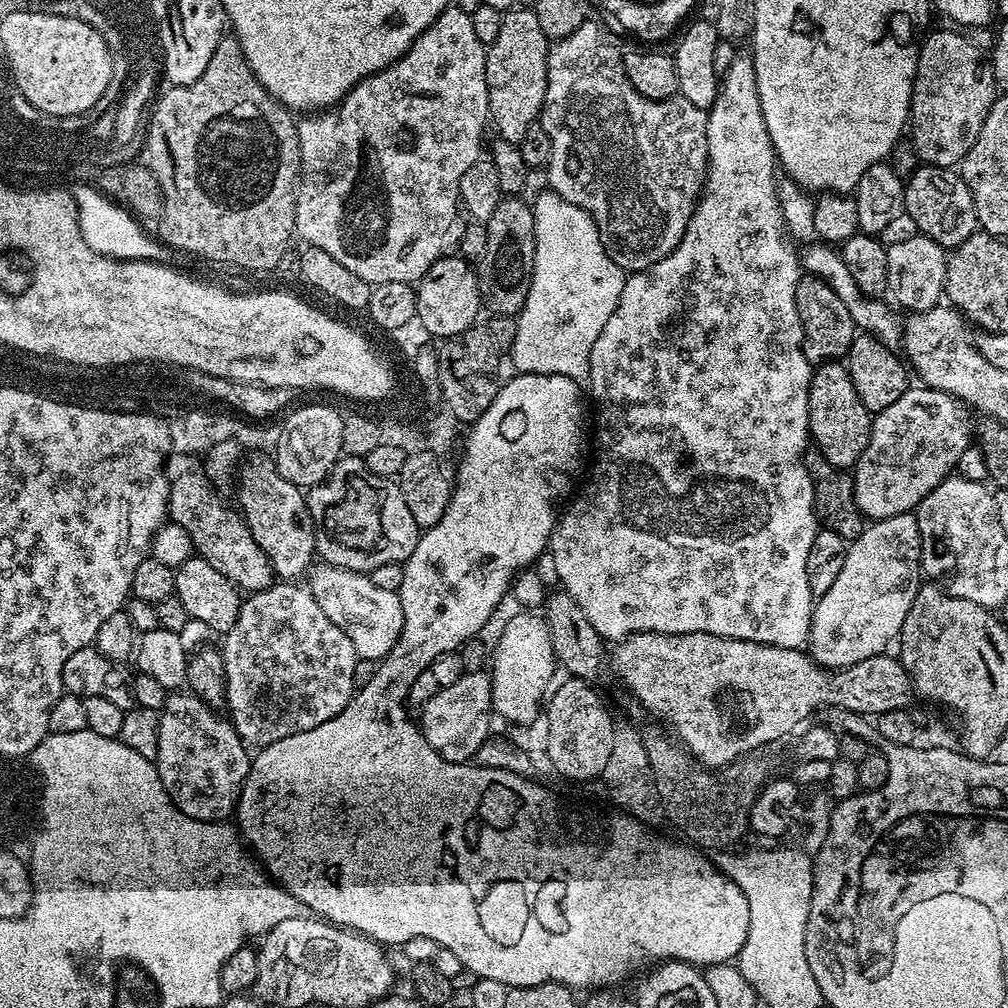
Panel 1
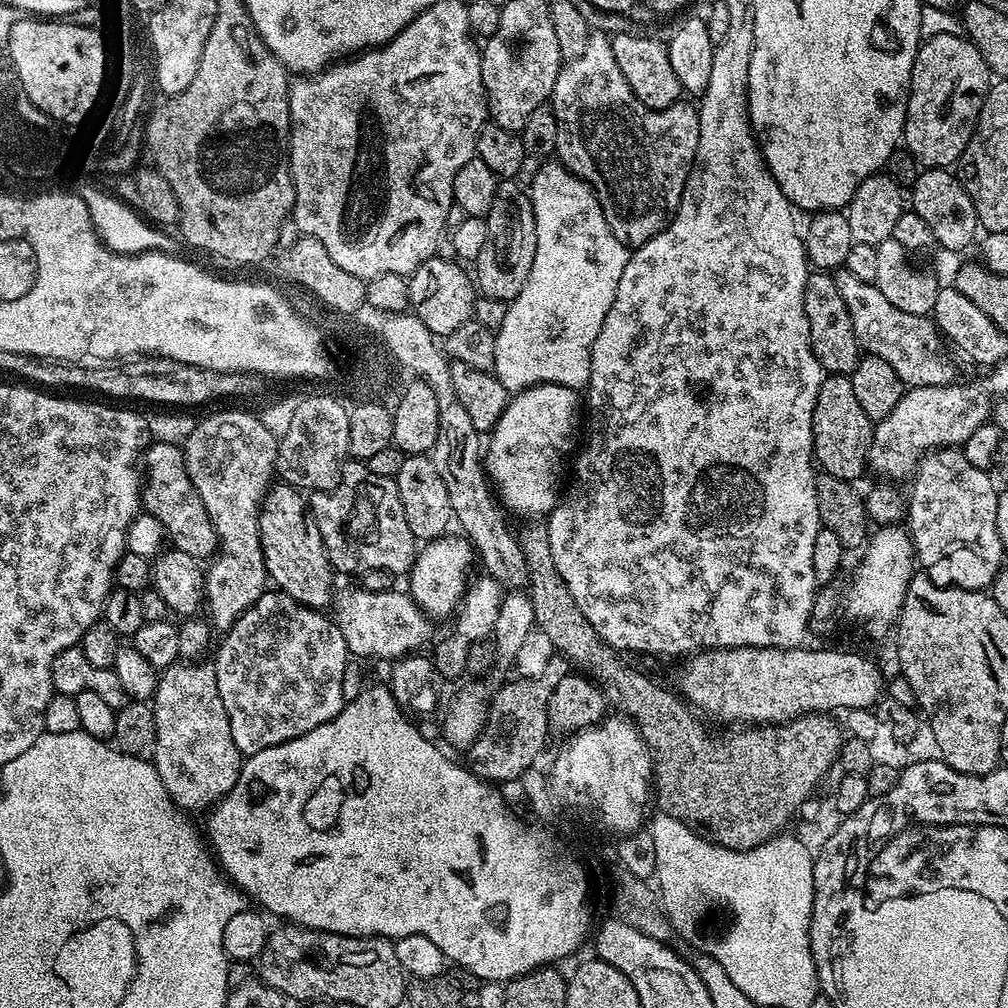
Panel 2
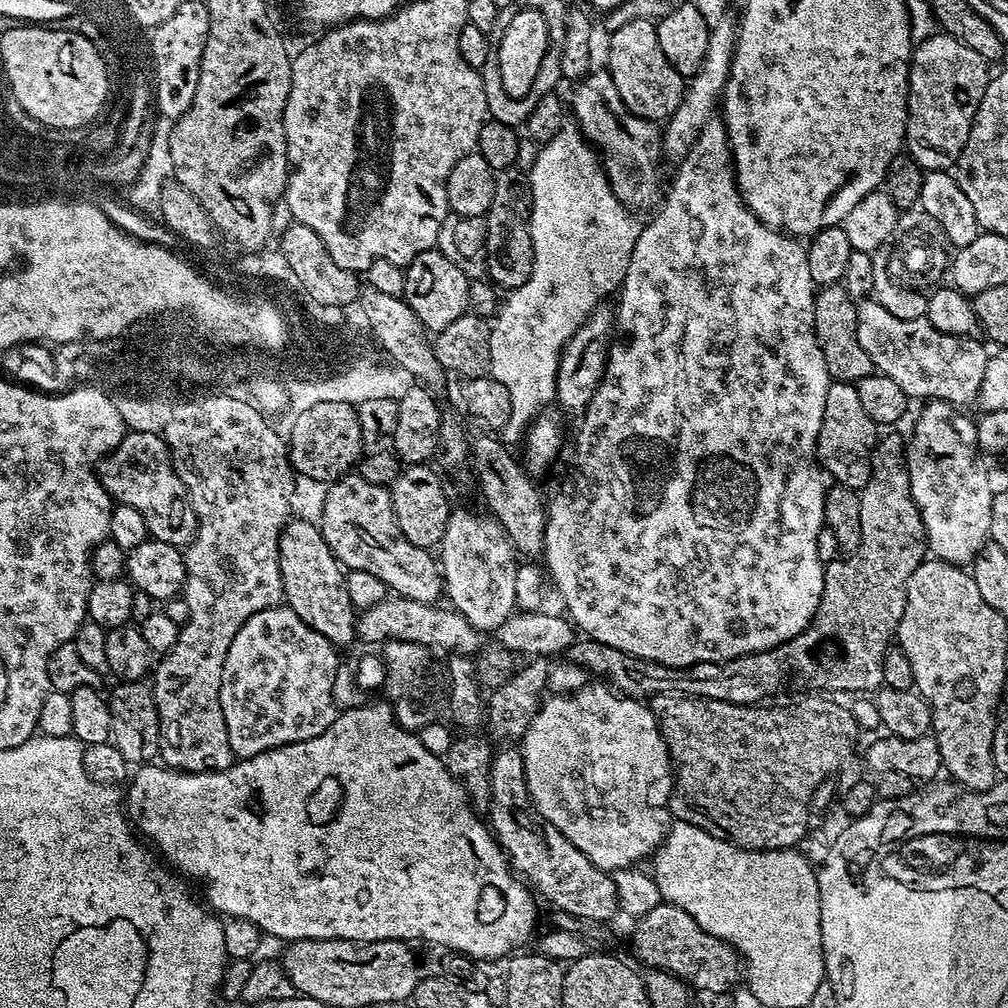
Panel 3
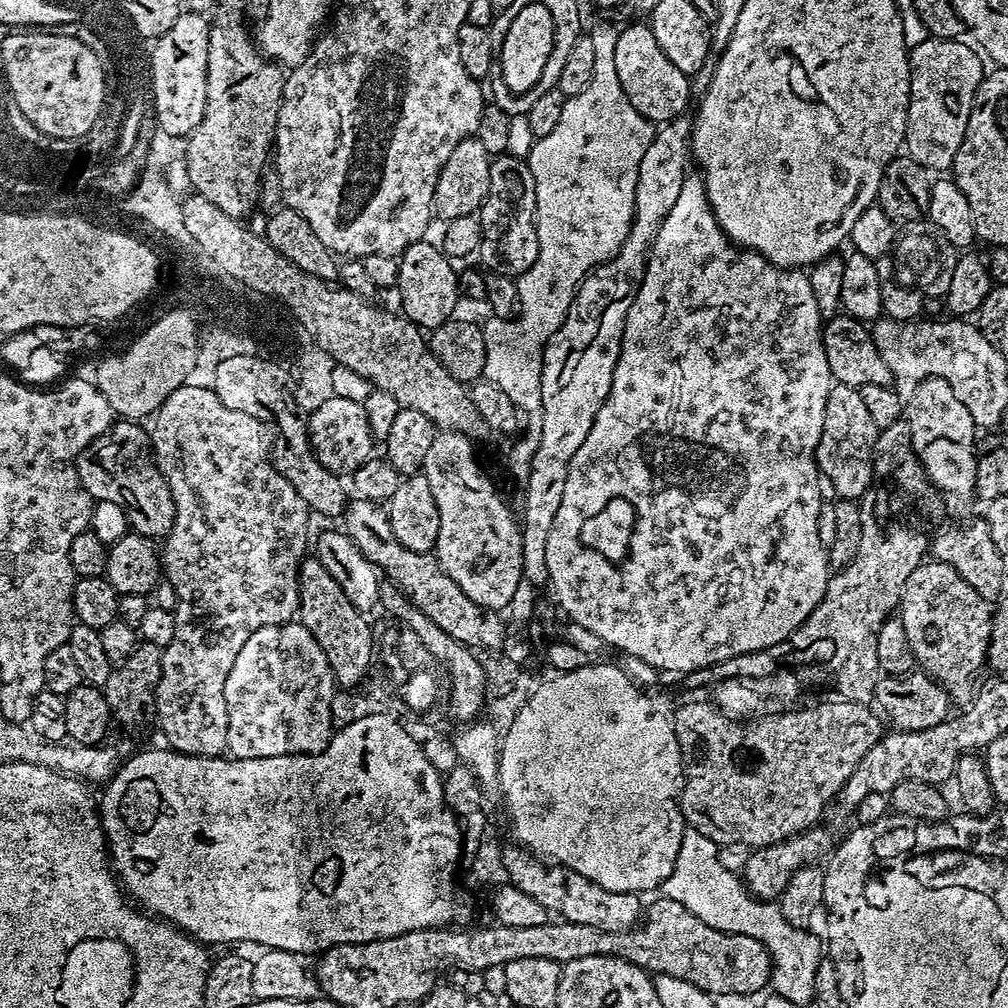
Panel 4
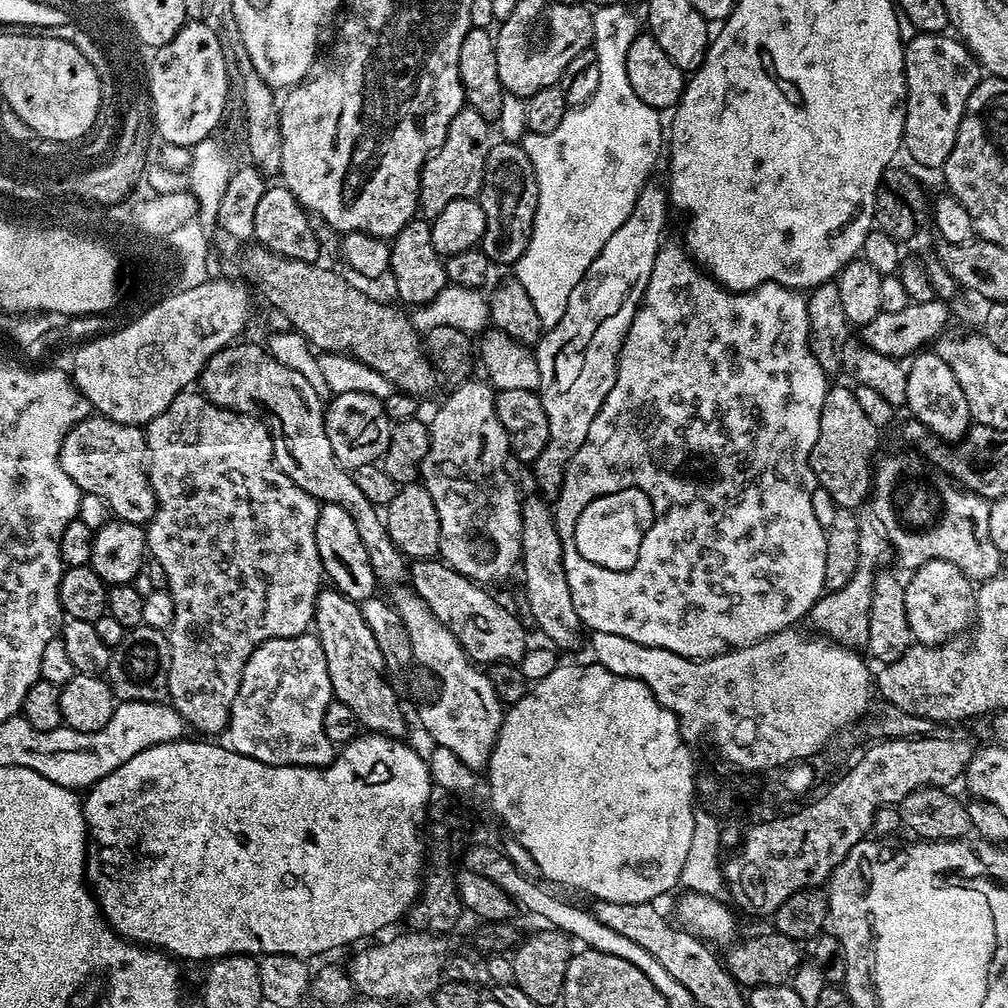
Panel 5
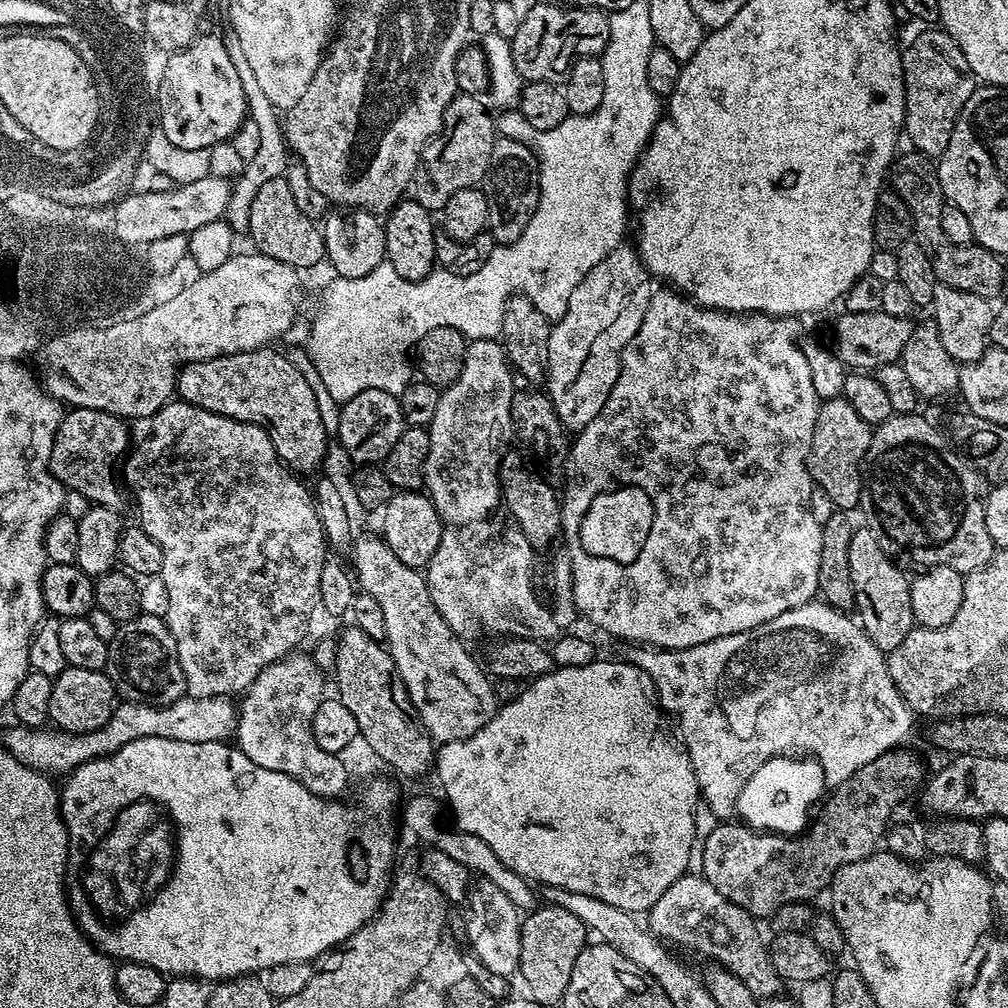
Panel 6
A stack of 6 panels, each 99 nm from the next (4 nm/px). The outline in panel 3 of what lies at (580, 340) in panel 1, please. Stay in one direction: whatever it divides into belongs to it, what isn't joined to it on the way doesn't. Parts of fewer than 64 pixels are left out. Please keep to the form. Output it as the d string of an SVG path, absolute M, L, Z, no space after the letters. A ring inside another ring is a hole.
M575 126L561 128L549 144L539 149L530 171L530 183L532 206L529 228L535 252L534 266L527 282L507 295L508 300L503 301L491 323L489 375L509 391L510 422L498 430L499 439L509 446L519 445L536 416L555 401L561 351L585 318L603 301L600 299L611 292L613 295L623 284L626 266L630 266L630 254L634 254L634 242L638 242L642 227L641 221L636 221L632 217L635 215L614 194L597 149Z

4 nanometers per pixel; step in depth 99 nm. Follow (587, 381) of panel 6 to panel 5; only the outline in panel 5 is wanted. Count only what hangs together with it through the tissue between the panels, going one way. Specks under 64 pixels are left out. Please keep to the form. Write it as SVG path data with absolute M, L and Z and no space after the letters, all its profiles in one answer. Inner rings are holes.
M655 182L645 184L634 202L634 210L630 210L630 218L610 234L606 246L602 246L602 254L590 262L590 270L586 270L582 282L570 290L566 314L534 345L540 375L538 391L546 410L546 422L550 422L550 438L530 472L536 475L539 495L548 502L560 495L566 470L574 454L578 454L578 446L586 442L590 425L598 410L602 410L610 386L614 386L622 342L650 282L654 258L666 240L664 227L668 224L668 212L667 191Z

